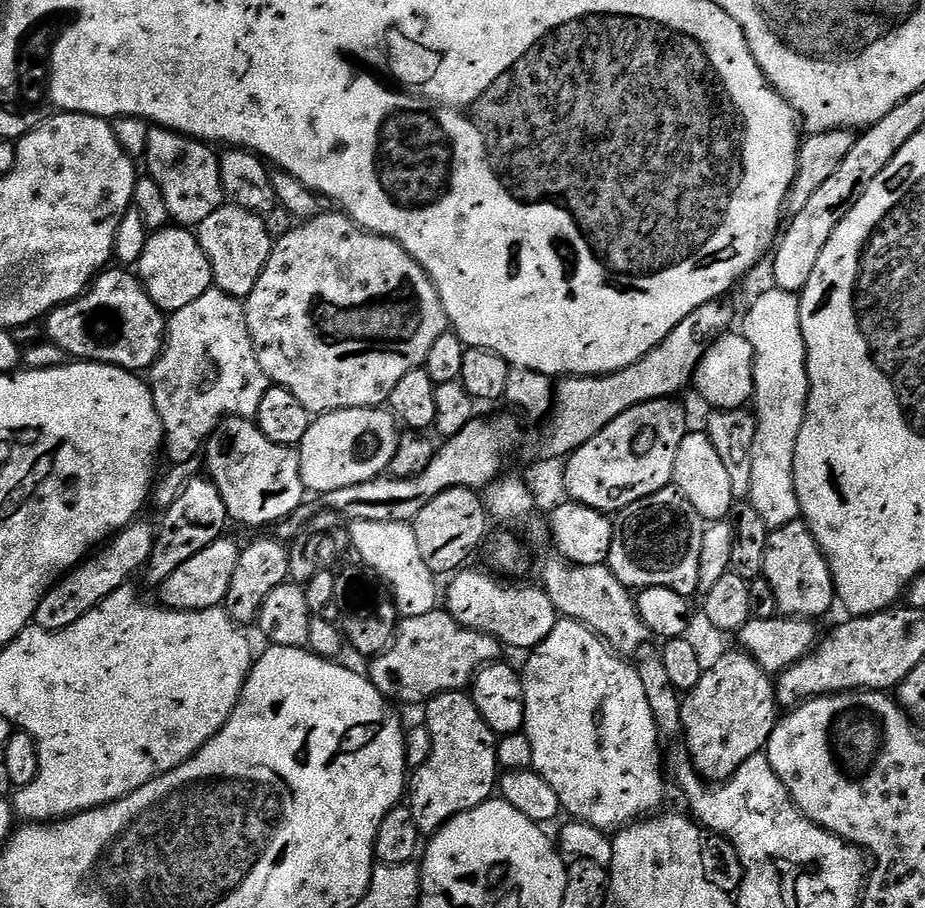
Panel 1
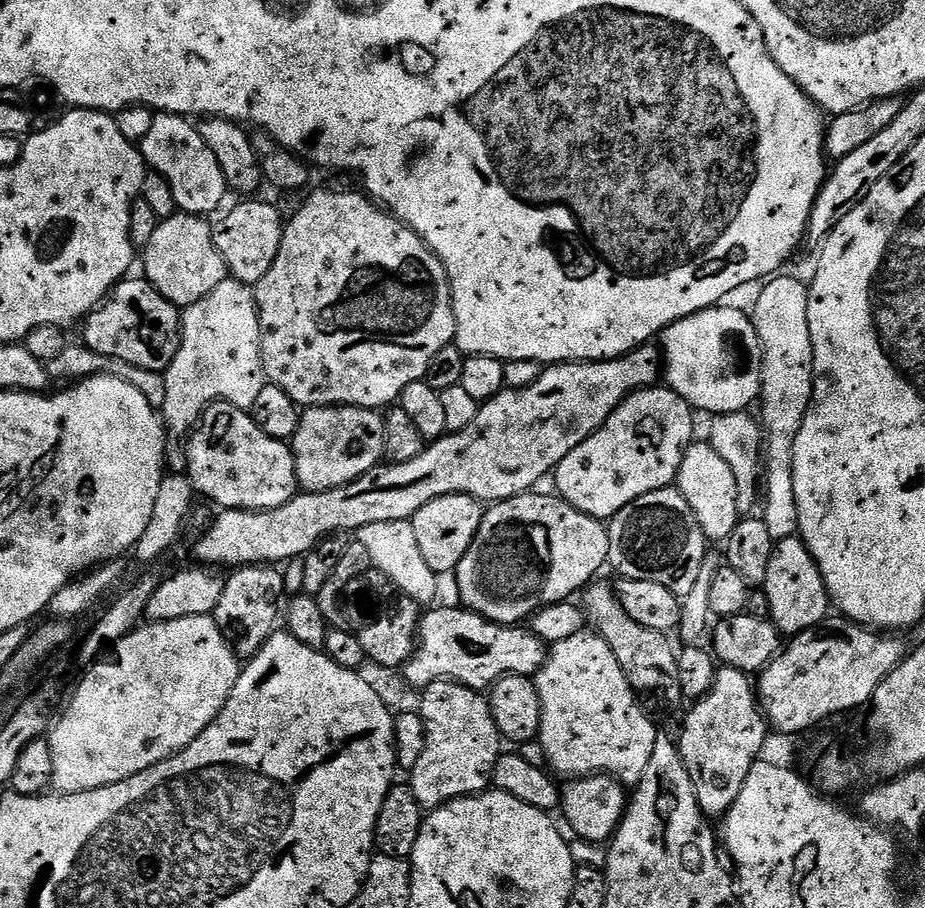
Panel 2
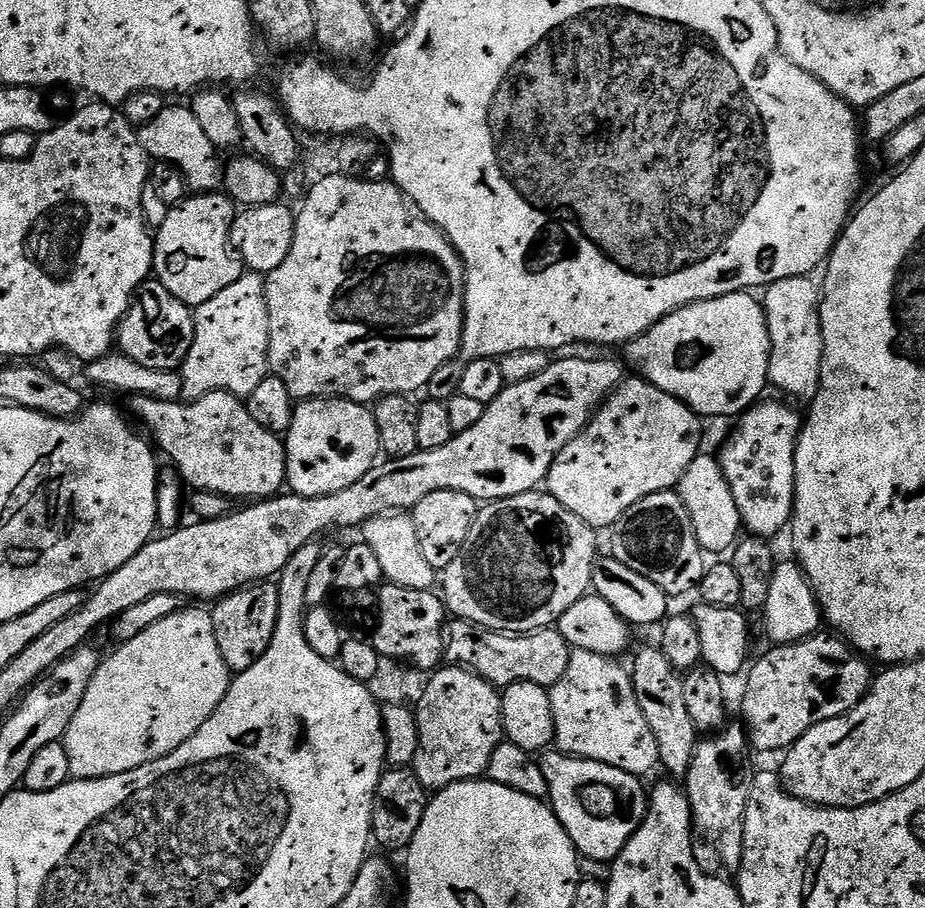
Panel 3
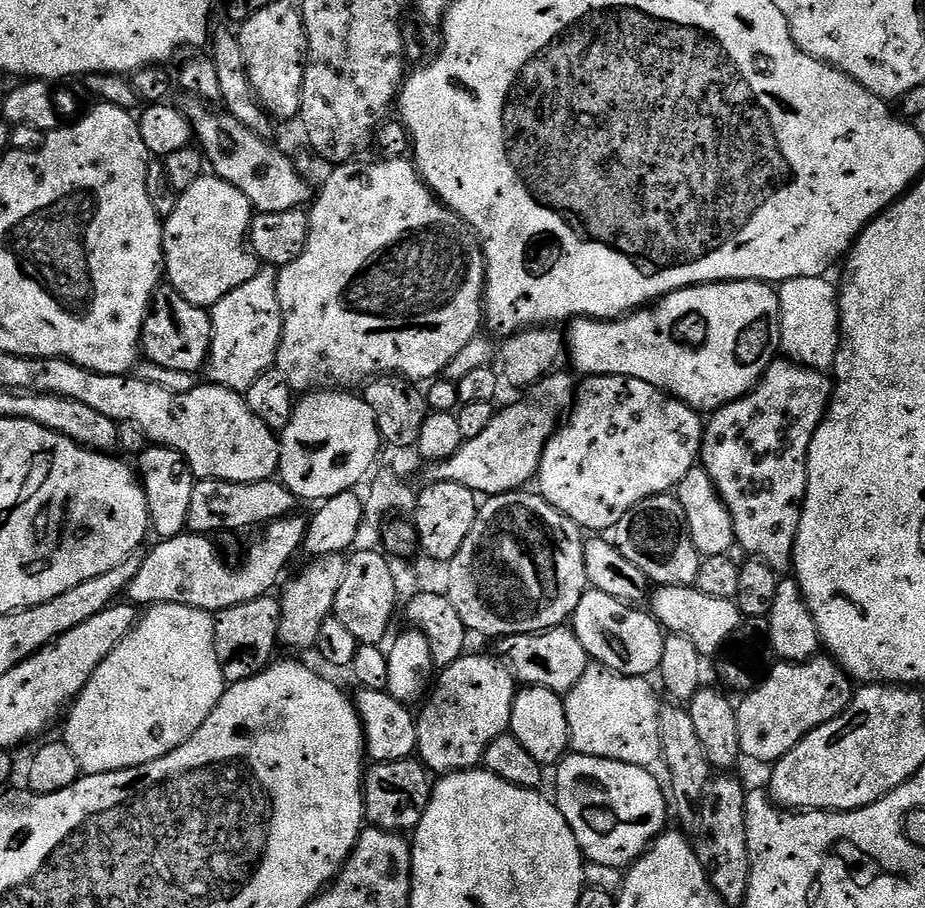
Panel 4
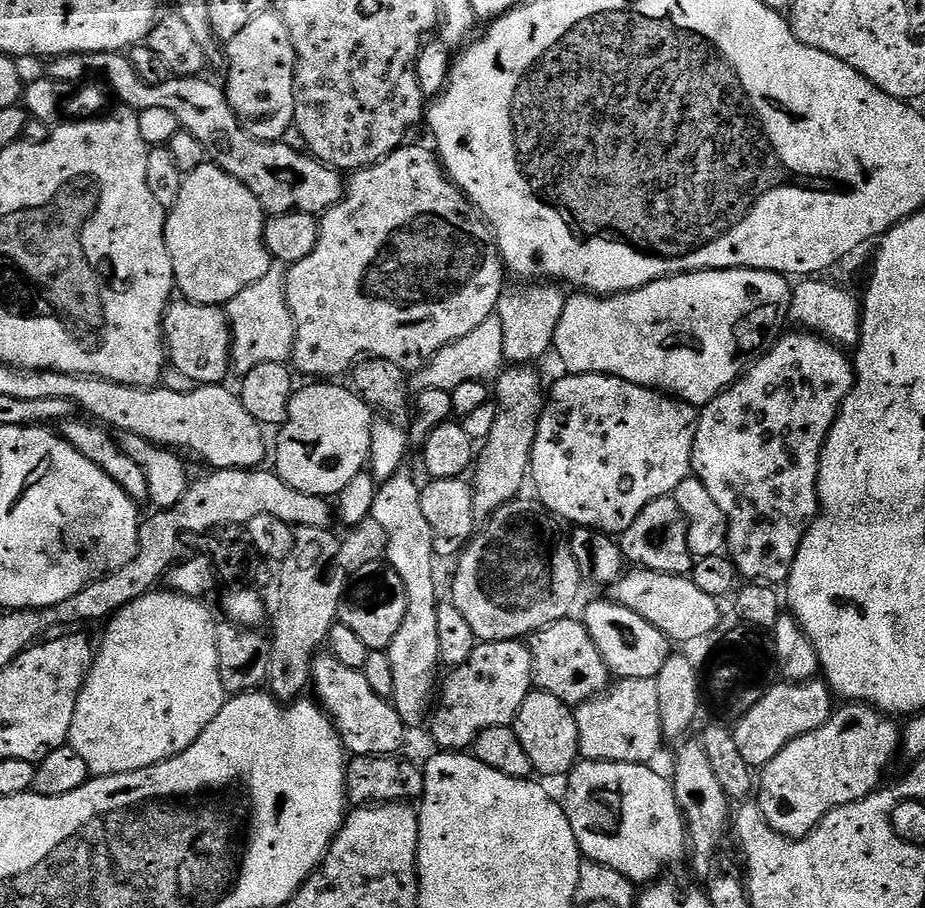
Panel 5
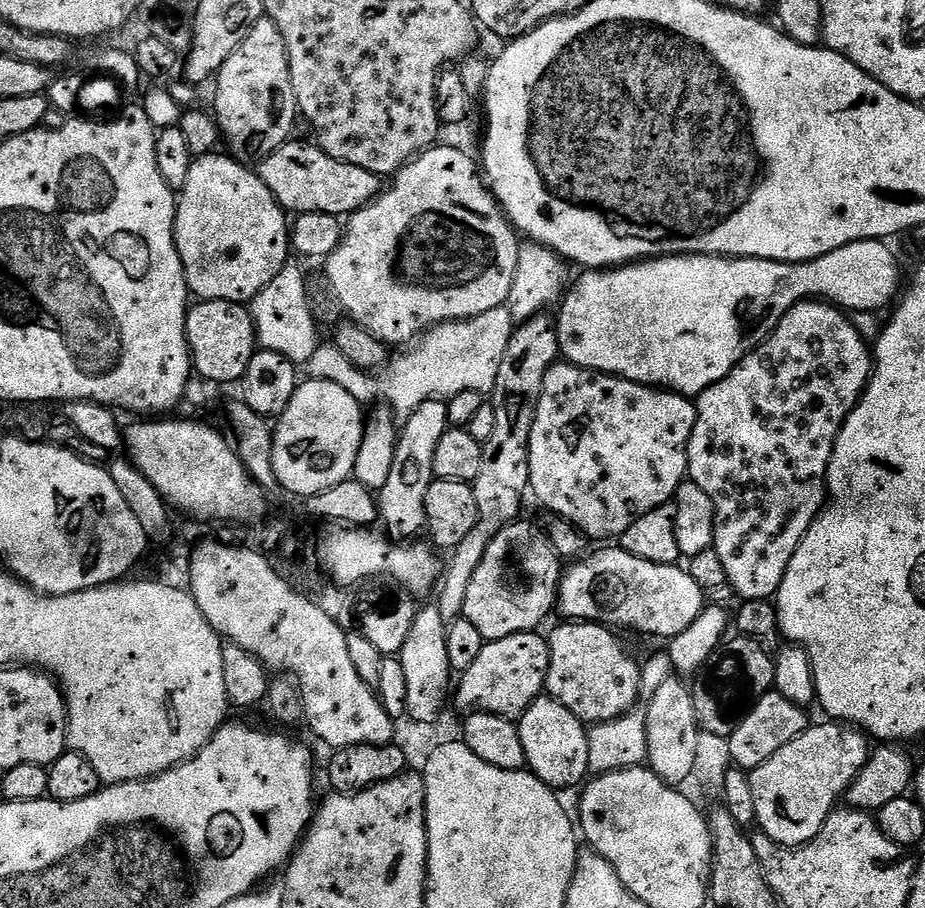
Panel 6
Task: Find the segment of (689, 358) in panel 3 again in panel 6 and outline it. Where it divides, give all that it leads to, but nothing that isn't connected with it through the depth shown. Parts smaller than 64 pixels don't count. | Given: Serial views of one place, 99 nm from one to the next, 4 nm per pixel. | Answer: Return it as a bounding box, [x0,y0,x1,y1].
[555,240,902,398]

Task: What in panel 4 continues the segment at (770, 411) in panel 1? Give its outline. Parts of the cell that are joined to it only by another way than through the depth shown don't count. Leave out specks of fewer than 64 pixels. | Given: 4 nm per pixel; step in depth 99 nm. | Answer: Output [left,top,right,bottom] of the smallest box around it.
[778,276,840,370]

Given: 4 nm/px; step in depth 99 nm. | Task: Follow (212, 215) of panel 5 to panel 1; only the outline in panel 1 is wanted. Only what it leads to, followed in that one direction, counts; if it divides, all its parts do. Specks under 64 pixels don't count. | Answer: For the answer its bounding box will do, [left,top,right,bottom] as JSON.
[138,226,213,314]

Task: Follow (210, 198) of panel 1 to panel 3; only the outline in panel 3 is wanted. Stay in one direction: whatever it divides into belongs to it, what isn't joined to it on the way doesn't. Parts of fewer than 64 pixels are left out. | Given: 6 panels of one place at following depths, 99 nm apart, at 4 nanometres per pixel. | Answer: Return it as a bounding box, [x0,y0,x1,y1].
[138,106,222,194]

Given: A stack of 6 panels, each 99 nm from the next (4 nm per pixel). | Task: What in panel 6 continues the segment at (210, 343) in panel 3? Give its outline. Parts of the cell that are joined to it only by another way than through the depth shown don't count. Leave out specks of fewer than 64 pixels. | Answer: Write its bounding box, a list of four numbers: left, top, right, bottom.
[250,262,322,366]

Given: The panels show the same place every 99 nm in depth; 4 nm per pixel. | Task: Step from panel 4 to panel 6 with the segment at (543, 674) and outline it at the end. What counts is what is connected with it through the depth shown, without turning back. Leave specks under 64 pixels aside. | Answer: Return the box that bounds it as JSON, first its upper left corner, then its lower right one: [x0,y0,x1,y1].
[544,622,642,726]

